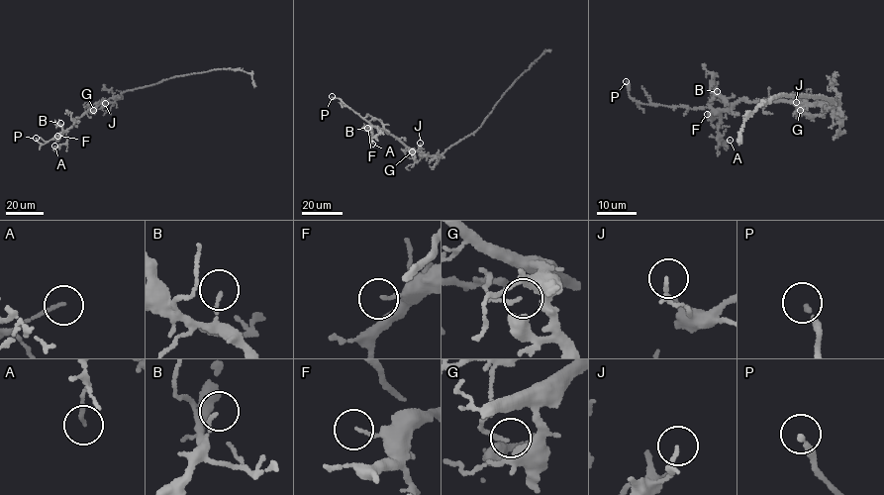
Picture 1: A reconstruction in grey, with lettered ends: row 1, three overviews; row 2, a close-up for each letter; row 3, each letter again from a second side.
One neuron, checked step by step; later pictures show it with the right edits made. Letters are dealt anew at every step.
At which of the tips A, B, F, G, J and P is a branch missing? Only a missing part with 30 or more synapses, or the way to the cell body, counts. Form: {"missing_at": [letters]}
{"missing_at": ["P"]}

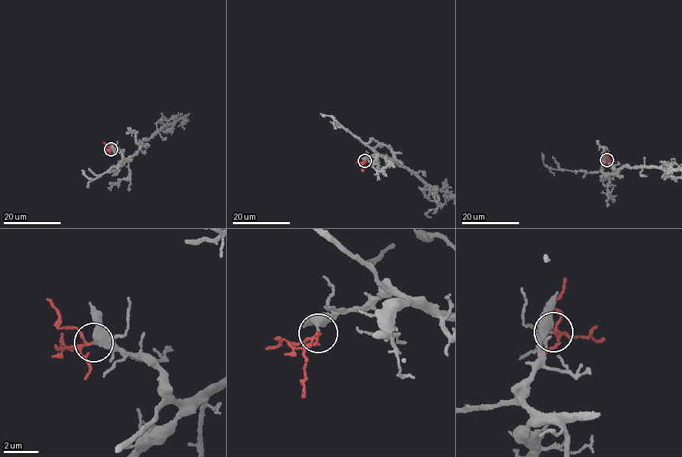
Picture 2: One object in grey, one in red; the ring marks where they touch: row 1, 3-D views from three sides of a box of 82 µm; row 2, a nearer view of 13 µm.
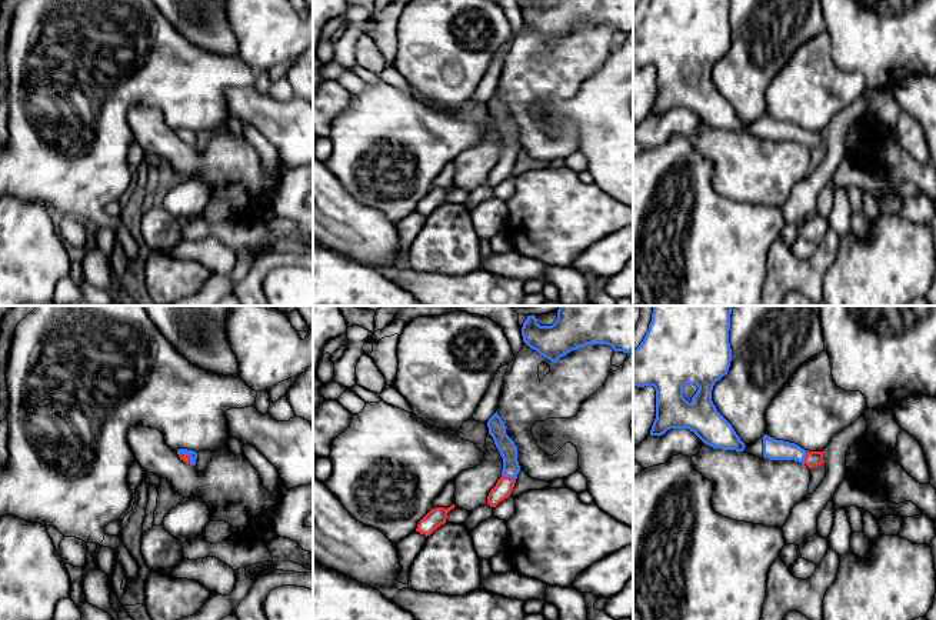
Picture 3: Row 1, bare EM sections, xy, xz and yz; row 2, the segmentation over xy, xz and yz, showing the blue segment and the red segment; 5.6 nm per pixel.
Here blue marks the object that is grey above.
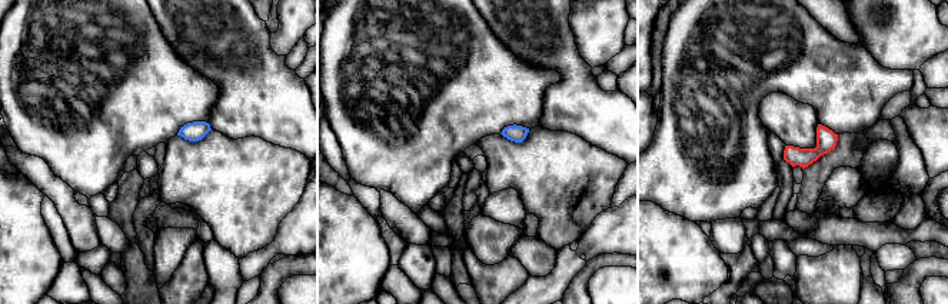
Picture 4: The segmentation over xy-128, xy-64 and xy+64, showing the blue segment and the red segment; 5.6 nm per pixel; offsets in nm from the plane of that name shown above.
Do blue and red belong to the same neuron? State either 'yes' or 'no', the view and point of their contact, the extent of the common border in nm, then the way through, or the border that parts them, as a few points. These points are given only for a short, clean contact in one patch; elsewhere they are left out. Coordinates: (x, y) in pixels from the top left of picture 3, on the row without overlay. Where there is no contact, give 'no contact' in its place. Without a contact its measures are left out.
yes | xz (509, 156) | 90 nm | across xz (508, 129), (509, 156), (503, 167)

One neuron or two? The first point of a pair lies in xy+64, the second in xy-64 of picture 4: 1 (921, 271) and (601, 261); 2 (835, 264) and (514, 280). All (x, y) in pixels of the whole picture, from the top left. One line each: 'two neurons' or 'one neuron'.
1: one neuron
2: one neuron

